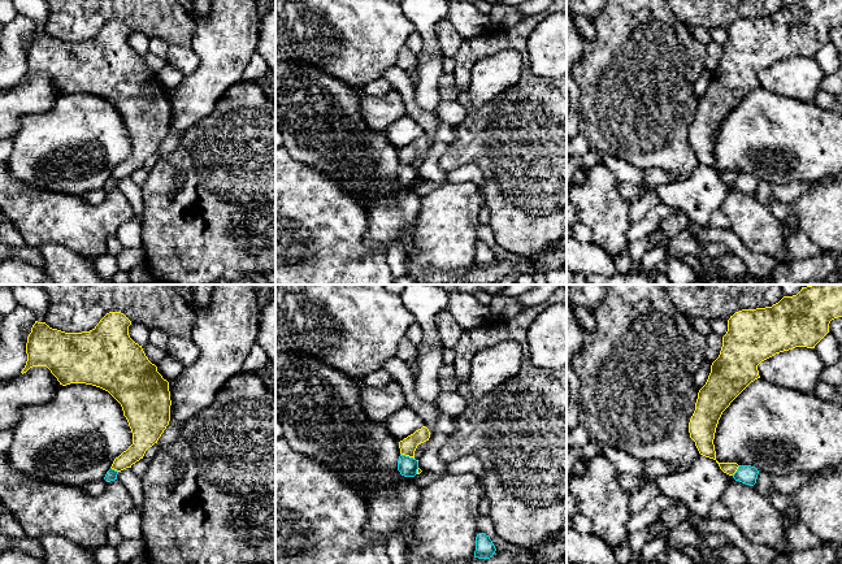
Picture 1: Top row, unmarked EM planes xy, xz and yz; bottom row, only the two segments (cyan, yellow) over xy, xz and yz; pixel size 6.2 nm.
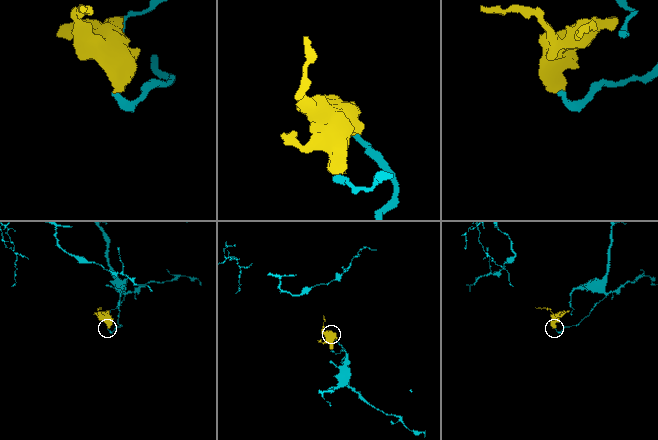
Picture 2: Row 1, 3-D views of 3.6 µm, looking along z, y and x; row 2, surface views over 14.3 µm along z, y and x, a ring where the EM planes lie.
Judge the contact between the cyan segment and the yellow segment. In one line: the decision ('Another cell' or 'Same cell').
Another cell

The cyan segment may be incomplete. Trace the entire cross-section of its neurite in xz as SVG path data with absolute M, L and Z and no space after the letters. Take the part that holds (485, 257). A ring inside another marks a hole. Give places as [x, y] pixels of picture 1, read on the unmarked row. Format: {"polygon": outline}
{"polygon": "M485 242L477 243L474 266L490 268L495 260L496 257L489 244Z"}

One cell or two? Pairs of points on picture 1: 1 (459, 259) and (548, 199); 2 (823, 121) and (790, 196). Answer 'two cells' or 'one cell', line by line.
1: two cells
2: two cells

